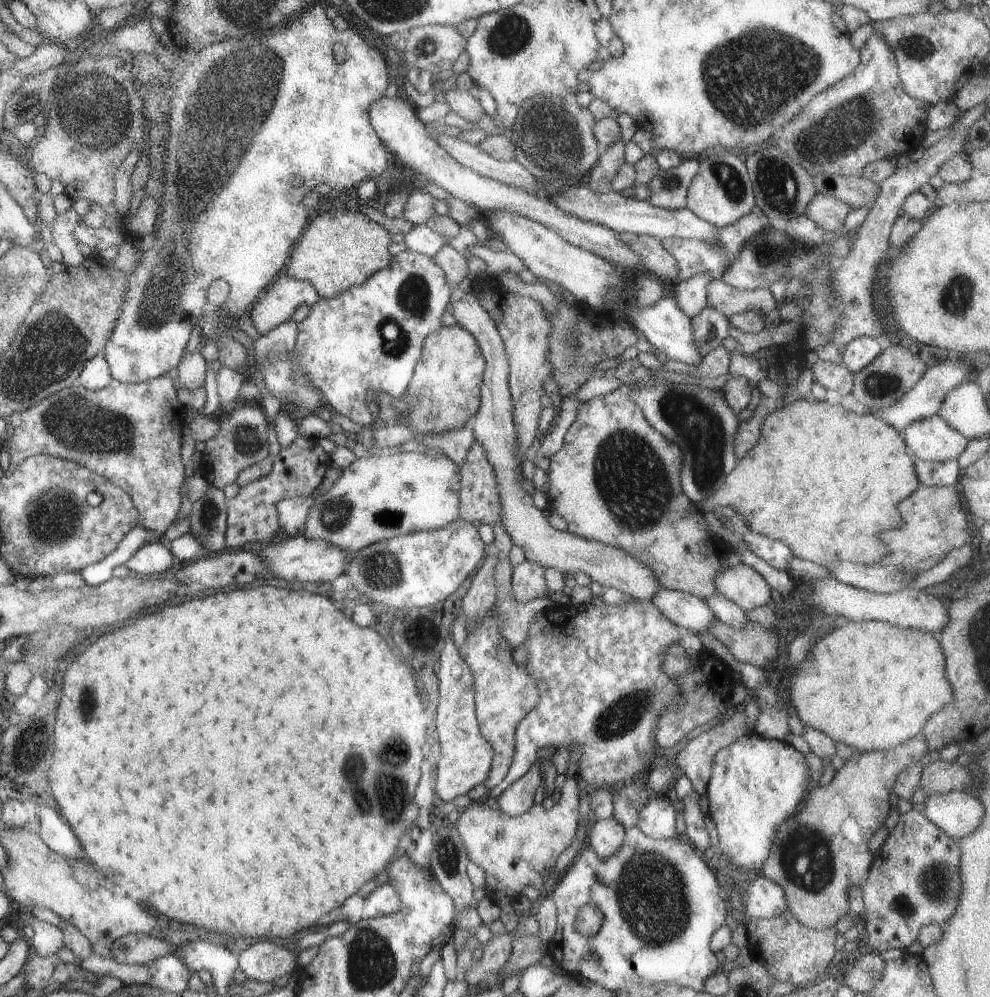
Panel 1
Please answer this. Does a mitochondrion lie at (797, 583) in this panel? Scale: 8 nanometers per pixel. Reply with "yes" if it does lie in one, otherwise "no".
no

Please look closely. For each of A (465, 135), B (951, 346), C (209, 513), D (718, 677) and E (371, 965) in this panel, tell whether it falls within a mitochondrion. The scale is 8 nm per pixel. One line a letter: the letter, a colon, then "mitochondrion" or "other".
A: other
B: other
C: mitochondrion
D: other
E: mitochondrion

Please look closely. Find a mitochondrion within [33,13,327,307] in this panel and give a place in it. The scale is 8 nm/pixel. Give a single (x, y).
(95, 111)

